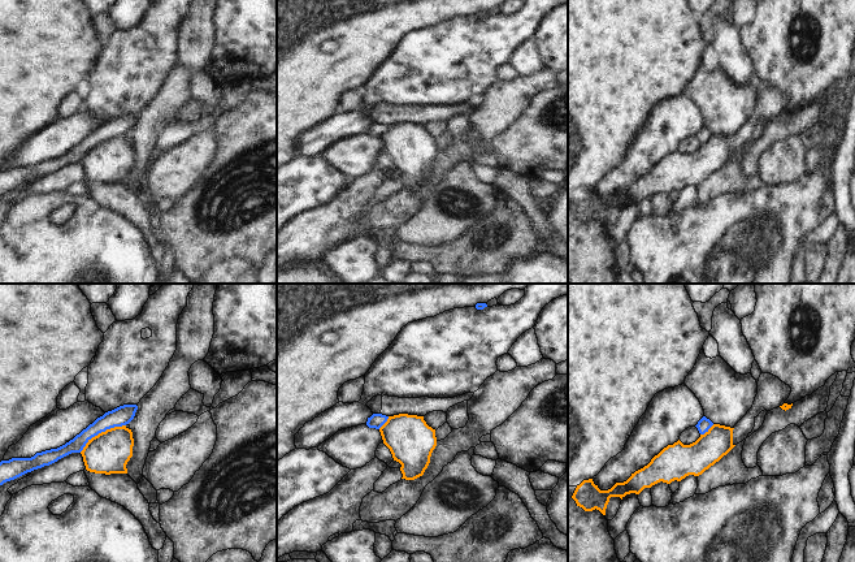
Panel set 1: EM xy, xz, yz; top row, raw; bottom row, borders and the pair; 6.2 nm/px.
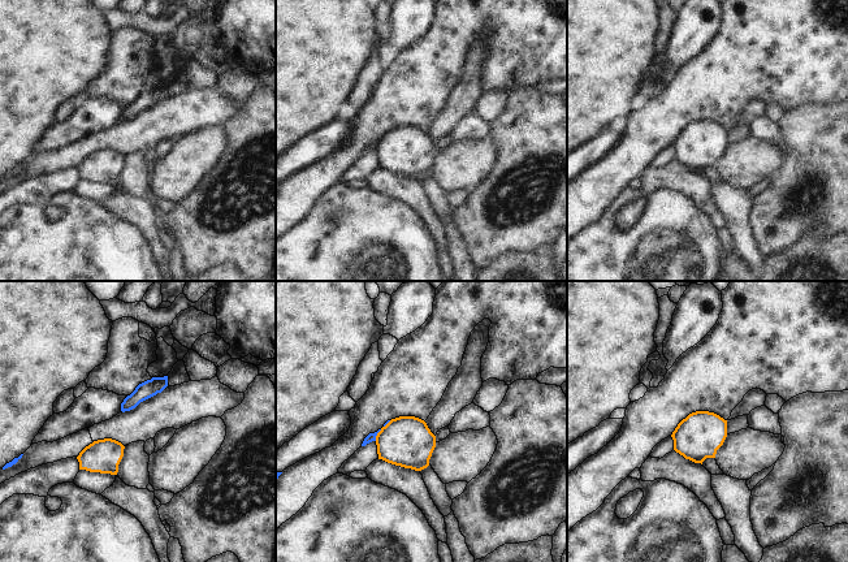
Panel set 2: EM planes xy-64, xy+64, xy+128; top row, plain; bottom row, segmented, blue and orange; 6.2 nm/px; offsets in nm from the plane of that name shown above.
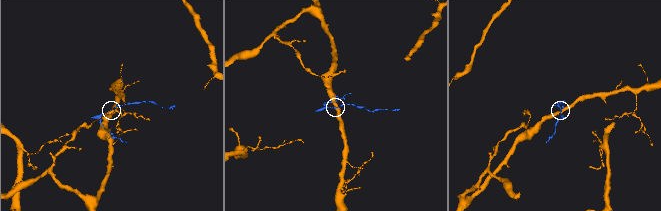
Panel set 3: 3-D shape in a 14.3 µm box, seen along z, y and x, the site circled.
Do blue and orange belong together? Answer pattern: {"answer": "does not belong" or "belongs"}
{"answer": "does not belong"}

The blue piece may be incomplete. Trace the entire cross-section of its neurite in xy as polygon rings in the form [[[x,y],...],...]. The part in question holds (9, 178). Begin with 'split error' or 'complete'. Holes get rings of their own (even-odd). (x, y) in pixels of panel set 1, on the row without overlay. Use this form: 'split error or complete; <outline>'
complete; [[[136,113],[120,114],[97,126],[92,133],[90,133],[73,148],[57,157],[36,161],[31,167],[12,167],[9,169],[1,169],[0,194],[34,178],[49,174],[71,161],[81,161],[86,152],[99,142],[114,135],[122,135],[129,133],[134,127],[136,118]]]

